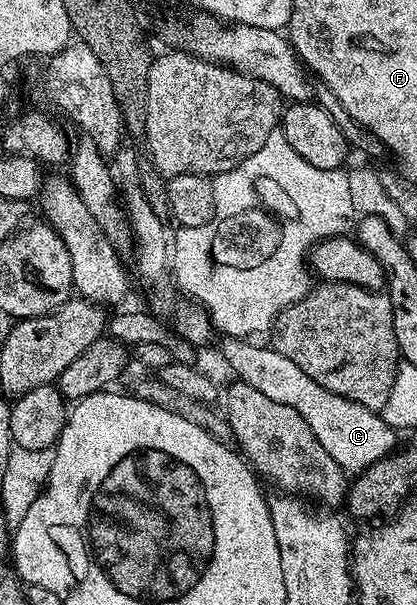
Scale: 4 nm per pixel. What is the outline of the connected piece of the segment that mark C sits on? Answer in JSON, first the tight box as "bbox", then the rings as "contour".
{"bbox":[220,337,399,473],"contour":[[[225,337],[220,340],[221,355],[225,363],[234,371],[236,378],[242,383],[251,385],[251,389],[259,389],[259,393],[271,397],[271,401],[279,401],[279,405],[287,405],[311,425],[311,433],[315,433],[315,441],[335,457],[335,461],[346,473],[360,473],[385,455],[392,455],[399,443],[398,432],[386,425],[380,414],[367,409],[361,403],[339,397],[323,385],[311,381],[295,361],[283,357],[272,345],[260,347],[257,341],[245,337]]]}

